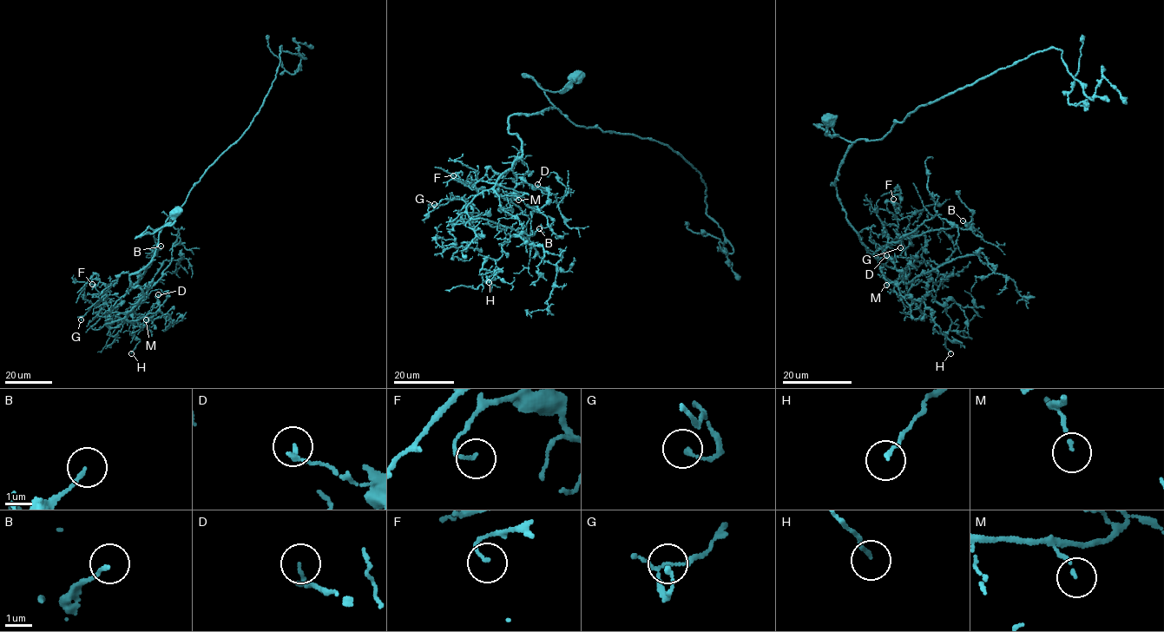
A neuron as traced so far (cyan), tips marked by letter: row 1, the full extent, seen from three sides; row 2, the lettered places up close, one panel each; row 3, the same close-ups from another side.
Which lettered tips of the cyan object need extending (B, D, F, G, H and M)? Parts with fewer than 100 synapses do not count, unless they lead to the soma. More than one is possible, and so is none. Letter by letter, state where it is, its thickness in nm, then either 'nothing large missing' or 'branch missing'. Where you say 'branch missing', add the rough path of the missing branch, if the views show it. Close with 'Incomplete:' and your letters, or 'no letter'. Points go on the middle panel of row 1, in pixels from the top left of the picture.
B: (539, 228) | 120 nm | nothing large missing
D: (537, 184) | 150 nm | nothing large missing
F: (453, 175) | 100 nm | nothing large missing
G: (434, 204) | 160 nm | nothing large missing
H: (489, 282) | 140 nm | nothing large missing
M: (518, 200) | 110 nm | nothing large missing
Incomplete: no letter

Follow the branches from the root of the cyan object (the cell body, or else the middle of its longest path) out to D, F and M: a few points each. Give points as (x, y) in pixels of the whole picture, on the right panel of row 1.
D: (829, 121), (835, 135), (823, 130), (851, 143), (831, 182), (838, 200), (897, 284), (886, 255)
F: (829, 121), (835, 135), (823, 130), (851, 143), (831, 182), (874, 254), (896, 238), (893, 199)
M: (829, 121), (828, 134), (835, 135), (823, 130), (821, 125), (828, 124), (851, 143), (831, 182), (886, 285)

